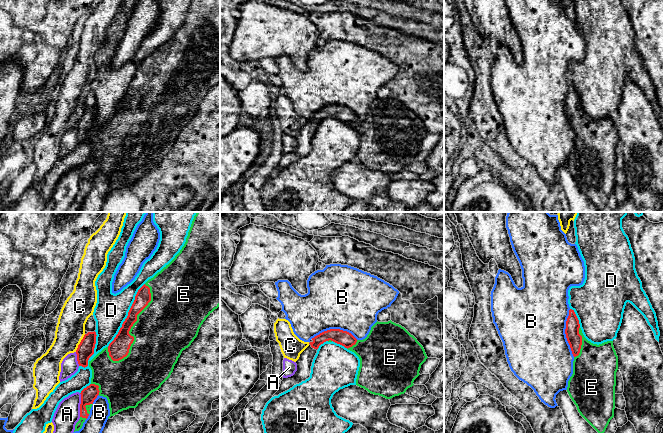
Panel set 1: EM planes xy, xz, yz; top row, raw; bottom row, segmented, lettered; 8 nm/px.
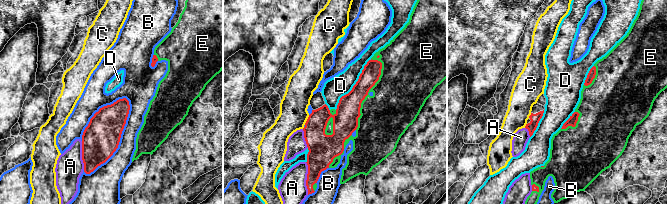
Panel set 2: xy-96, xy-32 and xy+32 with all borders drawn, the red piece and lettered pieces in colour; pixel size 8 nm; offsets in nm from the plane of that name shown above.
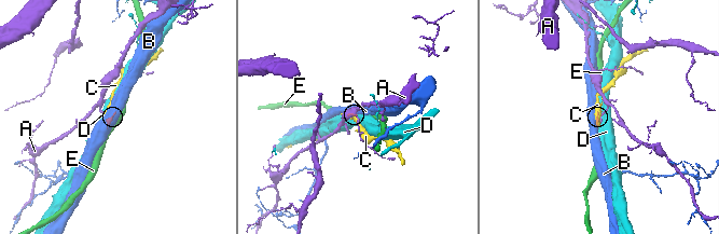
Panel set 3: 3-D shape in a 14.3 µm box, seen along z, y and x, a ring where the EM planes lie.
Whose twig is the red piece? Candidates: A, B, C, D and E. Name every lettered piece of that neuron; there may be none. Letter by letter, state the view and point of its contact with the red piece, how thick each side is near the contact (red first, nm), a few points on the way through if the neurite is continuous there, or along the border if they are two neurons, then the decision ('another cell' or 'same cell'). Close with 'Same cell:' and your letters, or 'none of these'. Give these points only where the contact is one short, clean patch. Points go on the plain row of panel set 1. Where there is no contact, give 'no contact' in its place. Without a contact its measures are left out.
A: xy (80, 181) | 120/200 nm | along xy (79, 169), (80, 192) | another cell
B: yz (565, 109) | 120/500 nm | another cell
C: xy (80, 119) | 140/240 nm | along xy (85, 110), (75, 127) | another cell
D: xy (128, 91) | 150/260 nm | another cell
E: xy (132, 101) | 160/460 nm | same cell
Same cell: E

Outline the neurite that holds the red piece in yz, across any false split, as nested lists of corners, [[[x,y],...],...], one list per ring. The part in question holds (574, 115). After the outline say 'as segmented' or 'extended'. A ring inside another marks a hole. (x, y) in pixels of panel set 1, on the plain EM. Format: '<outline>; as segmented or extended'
[[[572,85],[565,110],[574,132],[567,168],[580,191],[602,211],[614,193],[615,185],[618,132],[613,117],[599,121],[588,117]]]; extended

